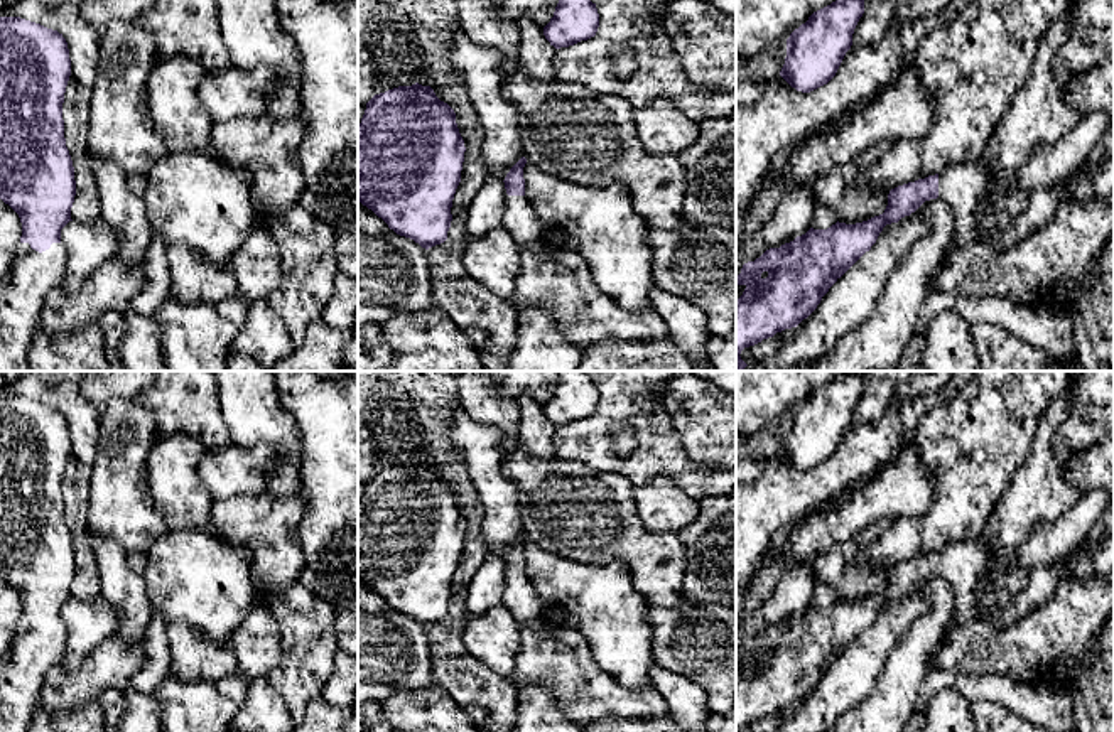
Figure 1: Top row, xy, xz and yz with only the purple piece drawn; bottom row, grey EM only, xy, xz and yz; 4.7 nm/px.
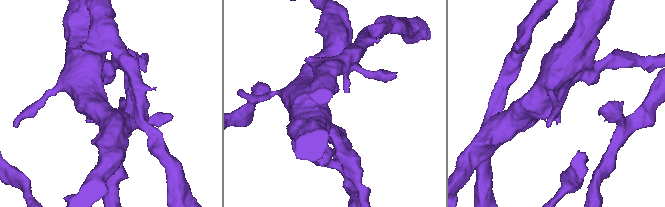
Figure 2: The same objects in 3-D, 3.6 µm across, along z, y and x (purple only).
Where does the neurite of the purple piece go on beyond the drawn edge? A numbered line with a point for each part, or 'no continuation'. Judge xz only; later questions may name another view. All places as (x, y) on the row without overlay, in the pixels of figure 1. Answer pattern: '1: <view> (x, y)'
1: xz (522, 599)

